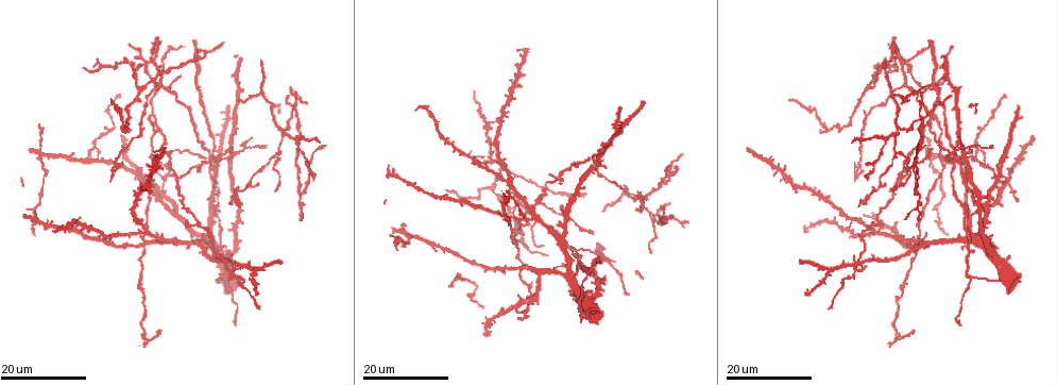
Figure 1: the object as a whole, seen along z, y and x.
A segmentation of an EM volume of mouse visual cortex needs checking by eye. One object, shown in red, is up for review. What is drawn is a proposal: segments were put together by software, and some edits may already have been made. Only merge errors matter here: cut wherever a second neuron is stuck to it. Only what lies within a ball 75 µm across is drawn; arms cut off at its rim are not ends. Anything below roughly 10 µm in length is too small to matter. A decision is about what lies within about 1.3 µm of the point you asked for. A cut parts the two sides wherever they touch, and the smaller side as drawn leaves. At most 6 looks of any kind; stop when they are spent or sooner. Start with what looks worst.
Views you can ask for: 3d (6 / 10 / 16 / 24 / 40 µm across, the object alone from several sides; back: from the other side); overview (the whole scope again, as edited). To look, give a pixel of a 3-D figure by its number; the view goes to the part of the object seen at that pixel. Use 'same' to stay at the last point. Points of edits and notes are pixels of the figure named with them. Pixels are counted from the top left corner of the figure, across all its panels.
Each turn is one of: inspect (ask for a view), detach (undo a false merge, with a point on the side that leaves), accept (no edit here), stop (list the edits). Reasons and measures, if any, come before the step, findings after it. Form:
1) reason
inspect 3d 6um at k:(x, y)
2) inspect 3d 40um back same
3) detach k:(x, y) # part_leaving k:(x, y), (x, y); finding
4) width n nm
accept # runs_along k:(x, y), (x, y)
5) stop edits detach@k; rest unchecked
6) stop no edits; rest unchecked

inspect 3d 16um at 1:(284, 133)

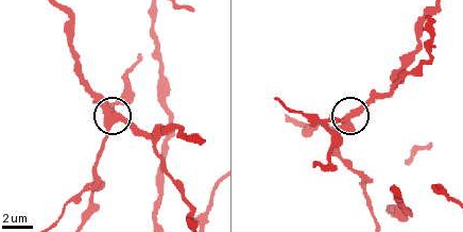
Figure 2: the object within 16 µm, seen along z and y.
zoom in
inspect 3d 10um at 2:(110, 118)

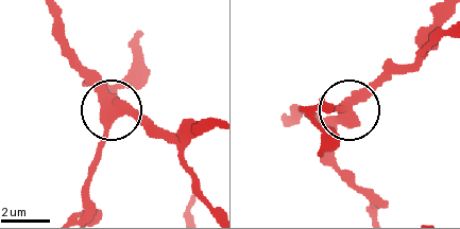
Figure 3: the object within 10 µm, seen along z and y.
from behind
inspect 3d 10um back at 3:(112, 108)

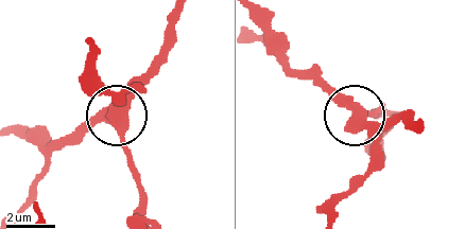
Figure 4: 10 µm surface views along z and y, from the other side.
accept # runs_along 4:(391, 110), (348, 110), (313, 76); all the same neuron

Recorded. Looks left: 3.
four or more arms meet
inspect 3d 24um at 1:(970, 279)

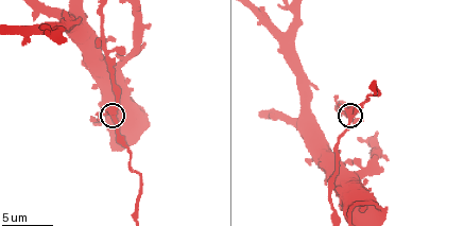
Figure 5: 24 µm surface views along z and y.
inspect 3d 10um at 5:(351, 116)

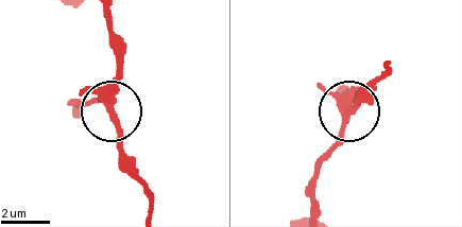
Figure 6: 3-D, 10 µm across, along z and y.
width 340 nm
accept # one neuron here

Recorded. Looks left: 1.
stop no edits; rest unchecked

